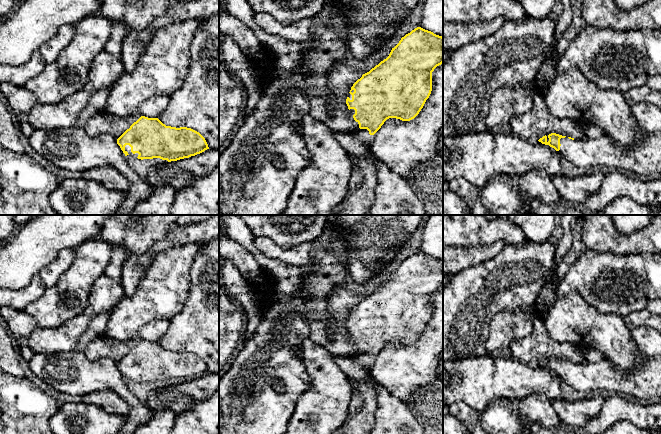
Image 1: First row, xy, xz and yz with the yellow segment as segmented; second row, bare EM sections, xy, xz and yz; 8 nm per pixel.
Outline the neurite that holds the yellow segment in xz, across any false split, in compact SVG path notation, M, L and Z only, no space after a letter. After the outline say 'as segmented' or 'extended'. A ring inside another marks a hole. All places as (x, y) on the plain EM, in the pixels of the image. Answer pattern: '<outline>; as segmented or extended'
M417 251L401 262L389 280L358 303L348 318L346 328L356 345L353 356L357 357L367 371L363 382L351 380L353 393L362 399L361 408L348 416L342 434L370 434L378 409L377 382L371 377L374 358L389 342L402 345L414 343L423 332L432 315L432 296L443 287L443 261Z; extended

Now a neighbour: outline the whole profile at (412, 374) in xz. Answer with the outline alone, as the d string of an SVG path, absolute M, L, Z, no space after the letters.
M443 287L432 296L432 315L419 338L410 345L387 343L374 358L371 377L401 401L407 401L421 387L439 380L438 360L443 352Z

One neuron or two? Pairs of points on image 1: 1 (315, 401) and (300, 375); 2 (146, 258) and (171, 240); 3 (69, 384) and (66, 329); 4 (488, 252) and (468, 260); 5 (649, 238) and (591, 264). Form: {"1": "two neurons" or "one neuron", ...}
{"1": "two neurons", "2": "one neuron", "3": "two neurons", "4": "one neuron", "5": "two neurons"}

